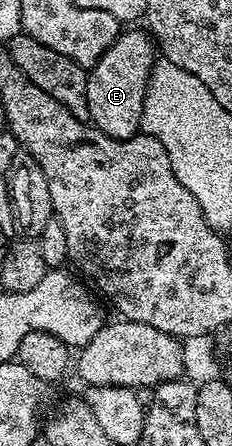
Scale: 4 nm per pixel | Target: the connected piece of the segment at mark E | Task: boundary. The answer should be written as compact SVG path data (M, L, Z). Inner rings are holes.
M128 28L106 48L106 52L88 70L86 104L91 125L106 136L127 140L141 133L142 112L152 67L158 58L154 39L147 29Z

